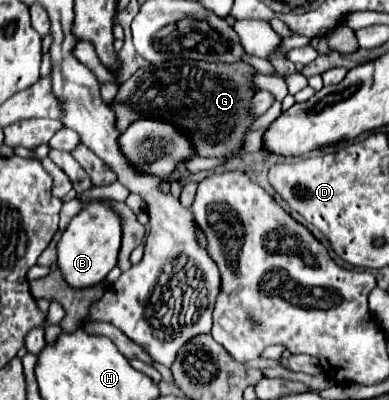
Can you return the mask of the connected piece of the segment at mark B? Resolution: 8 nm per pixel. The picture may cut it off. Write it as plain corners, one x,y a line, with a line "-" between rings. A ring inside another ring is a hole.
92,202
84,206
64,230
58,242
58,266
66,282
74,288
88,288
106,278
116,266
118,250
122,240
122,218
106,202

